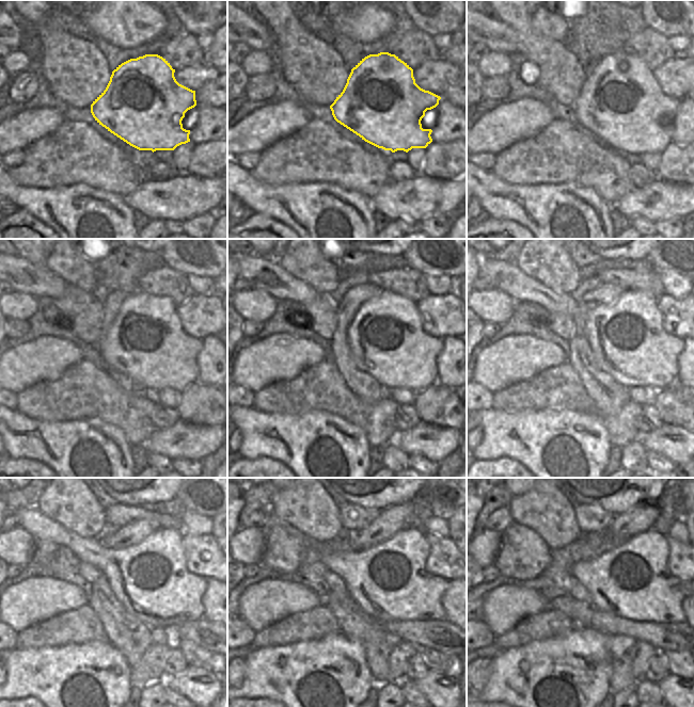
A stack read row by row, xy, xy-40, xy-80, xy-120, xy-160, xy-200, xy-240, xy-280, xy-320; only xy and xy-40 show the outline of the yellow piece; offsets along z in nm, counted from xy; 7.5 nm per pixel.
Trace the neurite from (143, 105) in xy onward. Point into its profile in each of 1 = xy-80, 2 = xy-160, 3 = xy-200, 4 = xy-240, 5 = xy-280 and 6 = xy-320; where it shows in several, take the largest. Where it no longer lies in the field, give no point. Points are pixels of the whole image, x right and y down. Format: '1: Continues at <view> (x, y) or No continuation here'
1: Continues at xy-80 (620, 101)
2: Continues at xy-160 (385, 338)
3: Continues at xy-200 (627, 338)
4: Continues at xy-240 (151, 580)
5: Continues at xy-280 (389, 581)
6: Continues at xy-320 (632, 581).

